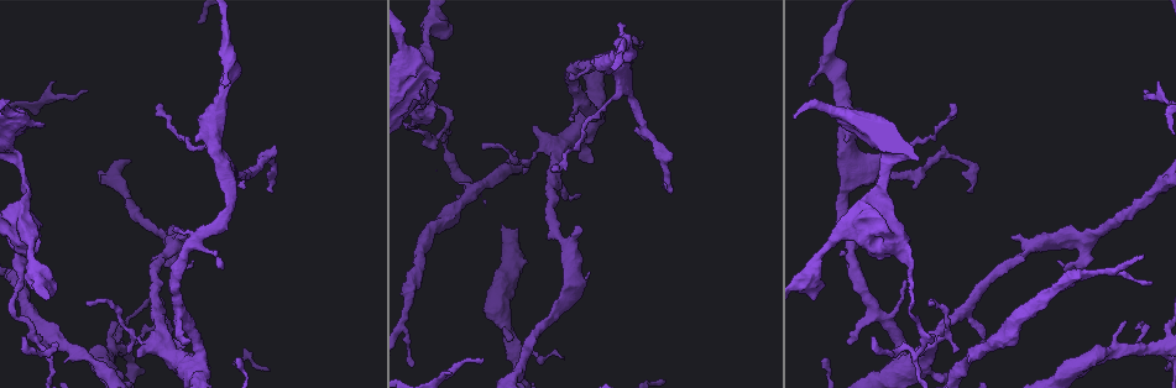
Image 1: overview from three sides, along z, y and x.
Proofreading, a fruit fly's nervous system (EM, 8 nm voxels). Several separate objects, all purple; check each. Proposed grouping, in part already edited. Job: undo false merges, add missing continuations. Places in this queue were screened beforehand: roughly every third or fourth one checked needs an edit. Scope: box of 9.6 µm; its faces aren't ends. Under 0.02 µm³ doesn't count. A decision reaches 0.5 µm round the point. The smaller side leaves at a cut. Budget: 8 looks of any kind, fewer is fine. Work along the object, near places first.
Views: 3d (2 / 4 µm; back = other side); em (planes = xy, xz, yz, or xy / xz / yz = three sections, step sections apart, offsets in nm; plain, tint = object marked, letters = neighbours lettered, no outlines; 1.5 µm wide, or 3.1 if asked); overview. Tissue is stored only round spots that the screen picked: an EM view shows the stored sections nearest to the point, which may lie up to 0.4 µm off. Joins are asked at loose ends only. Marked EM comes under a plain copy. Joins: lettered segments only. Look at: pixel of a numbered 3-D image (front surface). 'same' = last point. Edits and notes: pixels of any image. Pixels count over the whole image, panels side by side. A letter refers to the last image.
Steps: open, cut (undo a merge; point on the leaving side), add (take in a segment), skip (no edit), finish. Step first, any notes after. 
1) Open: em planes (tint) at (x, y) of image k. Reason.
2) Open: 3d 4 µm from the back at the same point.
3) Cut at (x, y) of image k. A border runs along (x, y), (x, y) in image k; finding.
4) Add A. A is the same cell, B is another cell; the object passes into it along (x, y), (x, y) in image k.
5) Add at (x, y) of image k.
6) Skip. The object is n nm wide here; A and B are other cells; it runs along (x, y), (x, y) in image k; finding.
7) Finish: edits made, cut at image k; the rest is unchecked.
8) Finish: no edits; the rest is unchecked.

Open: 3d 2 µm at (86, 93) of image 1. Tapers out.

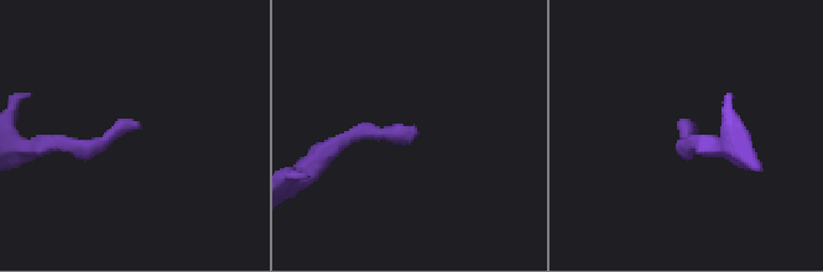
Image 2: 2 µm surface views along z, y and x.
Open: em xy step 8 (letters) at (133, 131) of image 2. Shape alone is not enough.

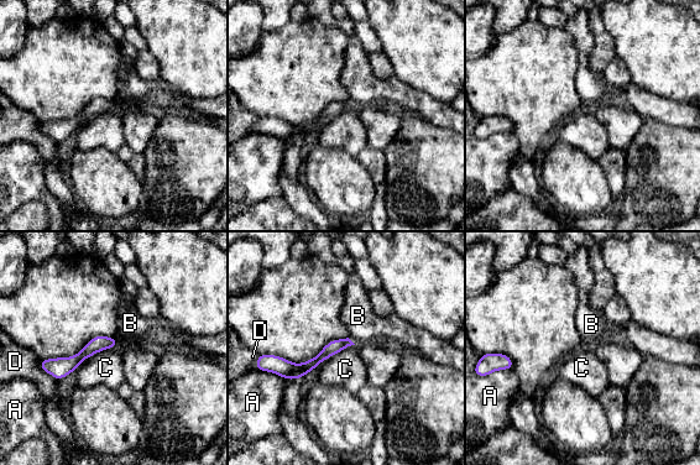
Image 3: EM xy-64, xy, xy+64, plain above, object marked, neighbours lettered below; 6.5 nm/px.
Skip. A, B, C and D are other cells; none of them fits.

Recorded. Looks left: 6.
Open: em planes (letters) at (886, 159) of image 1. Four arms meet.

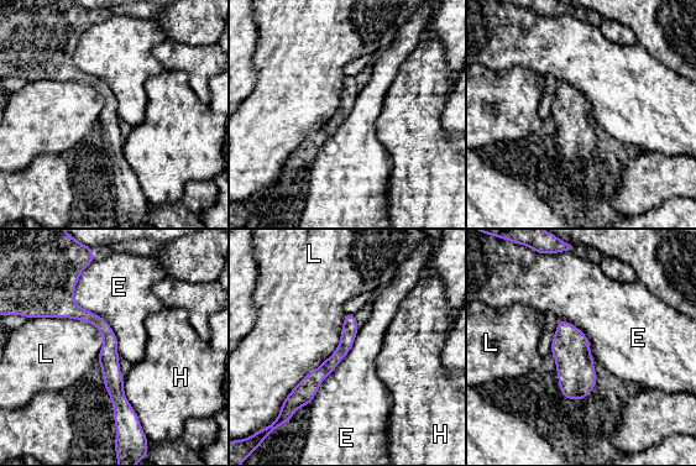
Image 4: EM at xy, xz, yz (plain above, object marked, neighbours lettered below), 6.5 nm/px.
Skip. E, H and L are other cells; a border runs along (88, 265), (73, 299), (120, 356) in image 4; all the same neuron.

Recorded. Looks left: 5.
Open: em planes (letters) at (902, 358) of image 1. Looks like a crossing.

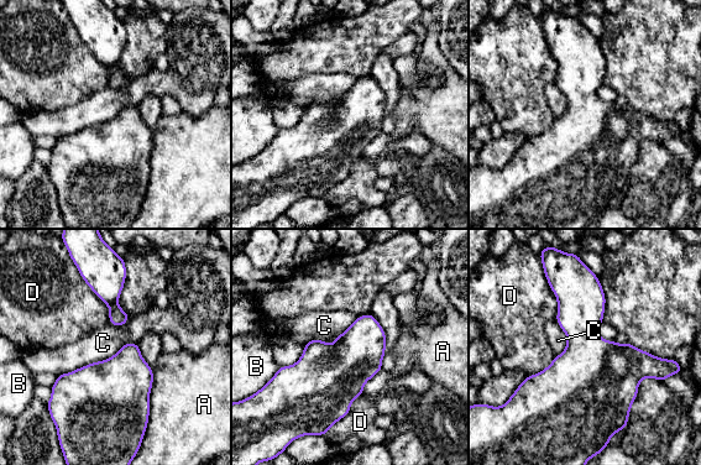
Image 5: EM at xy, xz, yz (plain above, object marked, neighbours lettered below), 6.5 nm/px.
Skip. A, B, C and D are other cells; a border runs along (137, 341), (57, 376) in image 5; all the same neuron.

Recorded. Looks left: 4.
Finish: no edits; the rest is unchecked.

